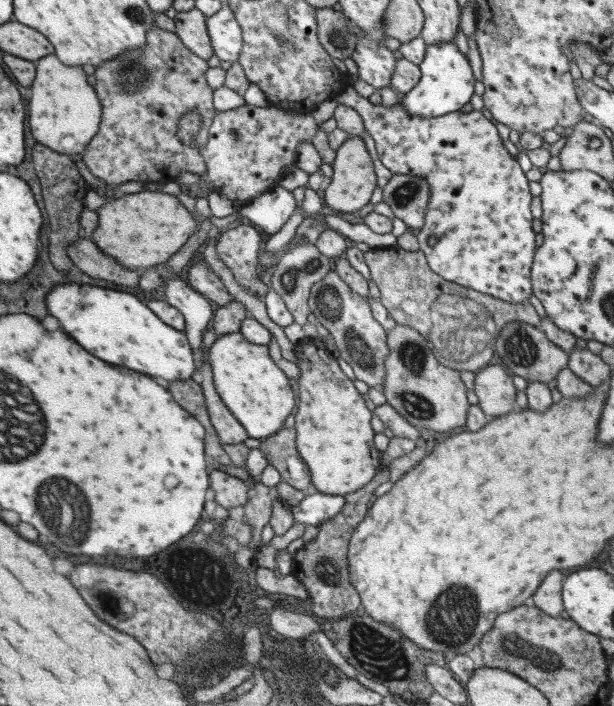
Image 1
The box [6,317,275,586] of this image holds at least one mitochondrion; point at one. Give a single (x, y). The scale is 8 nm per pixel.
(56, 506)

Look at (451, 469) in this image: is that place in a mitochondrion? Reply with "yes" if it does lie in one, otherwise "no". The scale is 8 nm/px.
no

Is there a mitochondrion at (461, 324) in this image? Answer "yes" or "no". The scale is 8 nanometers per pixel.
yes

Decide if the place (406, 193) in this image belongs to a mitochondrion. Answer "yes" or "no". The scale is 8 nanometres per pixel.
yes

